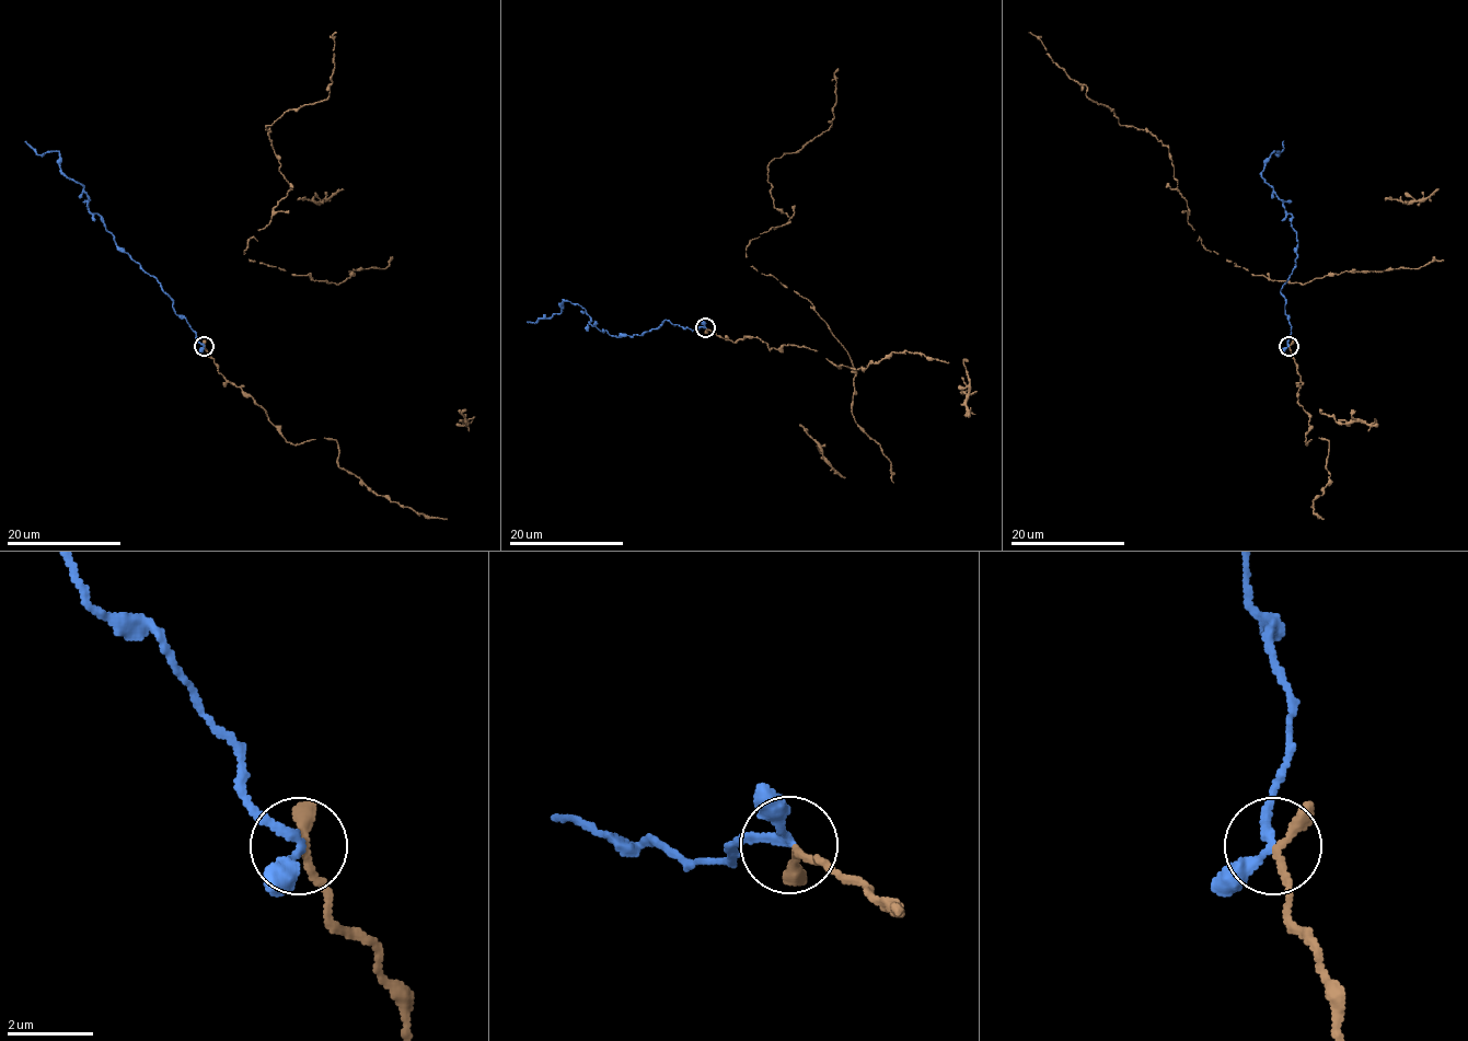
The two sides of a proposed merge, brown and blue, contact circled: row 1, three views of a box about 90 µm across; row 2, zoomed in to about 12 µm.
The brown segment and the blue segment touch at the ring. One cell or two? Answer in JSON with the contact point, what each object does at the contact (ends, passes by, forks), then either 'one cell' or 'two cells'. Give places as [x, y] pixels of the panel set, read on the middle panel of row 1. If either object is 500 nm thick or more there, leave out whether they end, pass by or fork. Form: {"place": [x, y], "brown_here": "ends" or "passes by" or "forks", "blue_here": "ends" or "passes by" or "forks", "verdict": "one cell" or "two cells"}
{"place": [705, 327], "brown_here": "passes by", "blue_here": "passes by", "verdict": "one cell"}

